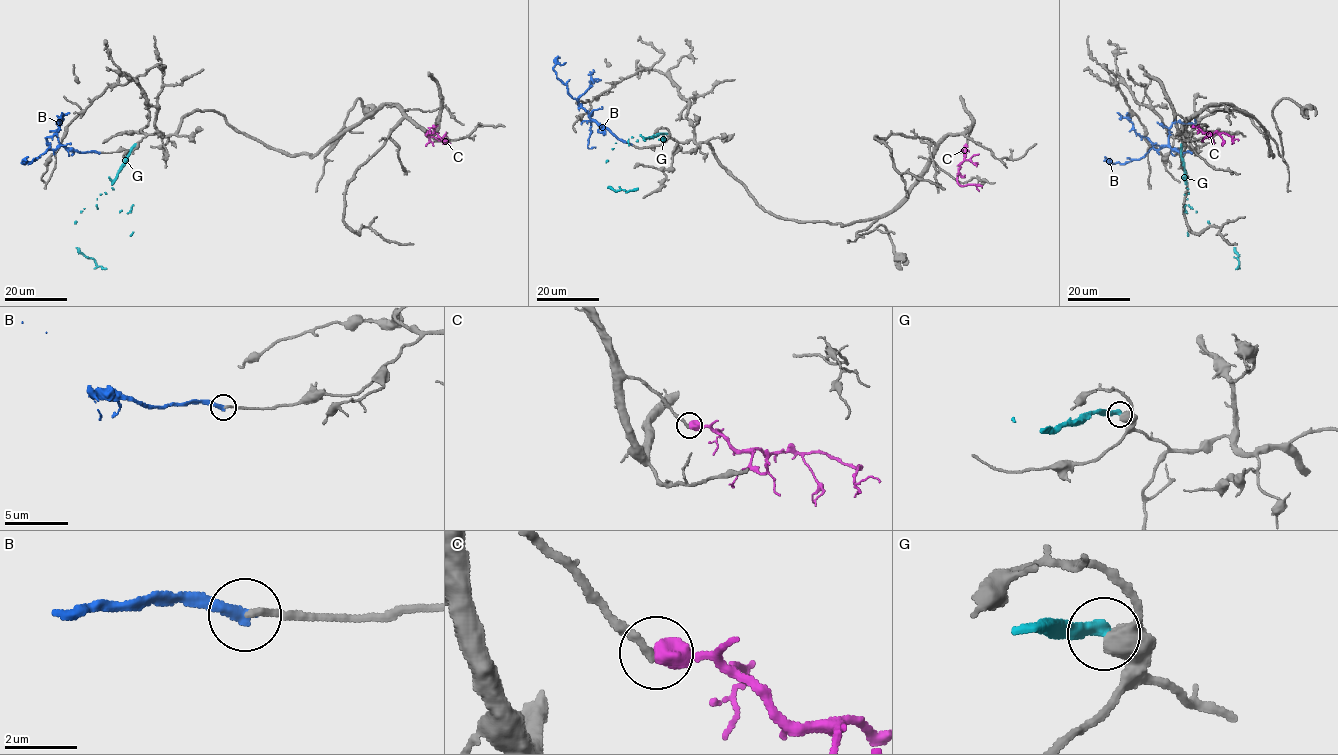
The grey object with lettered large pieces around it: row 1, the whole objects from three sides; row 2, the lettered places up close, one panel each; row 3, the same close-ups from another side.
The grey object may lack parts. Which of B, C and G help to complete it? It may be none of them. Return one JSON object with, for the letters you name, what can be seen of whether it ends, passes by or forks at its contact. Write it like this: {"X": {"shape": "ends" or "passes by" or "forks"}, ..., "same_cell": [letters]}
{"C": {"shape": "ends"}, "same_cell": ["C"]}

